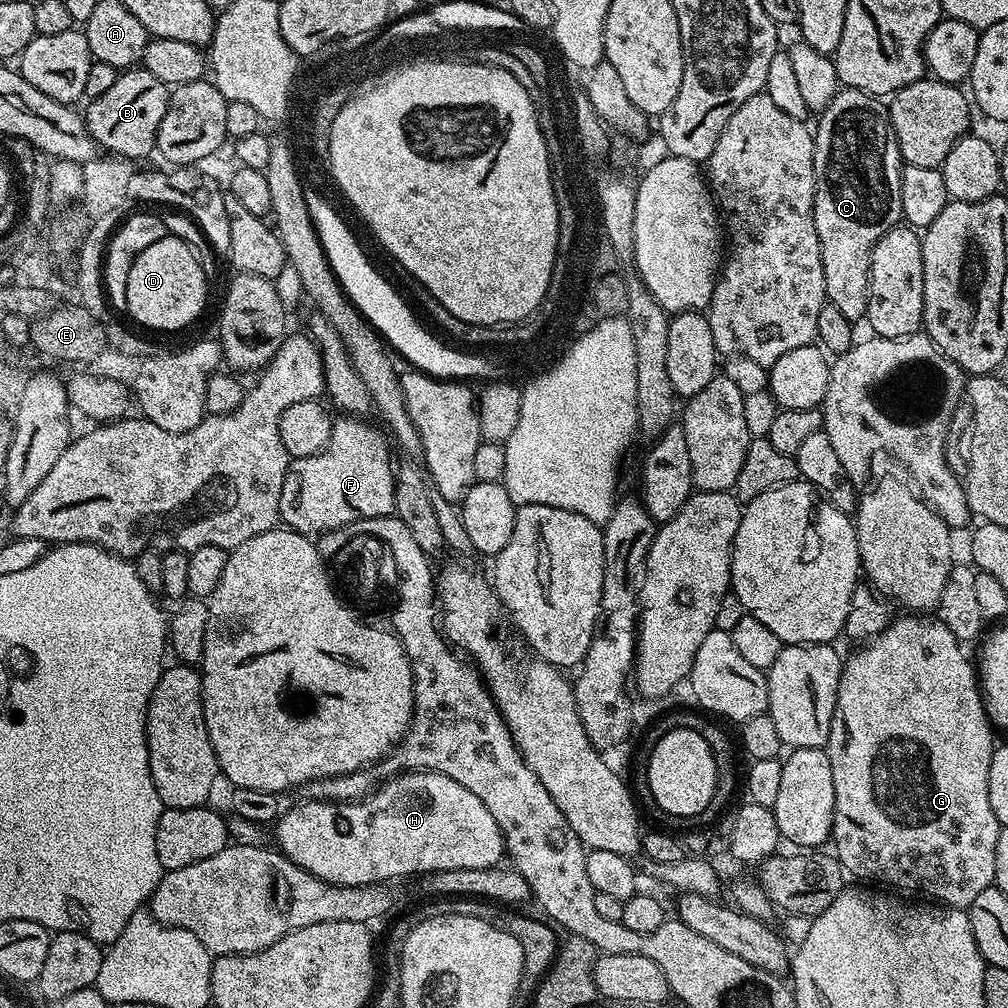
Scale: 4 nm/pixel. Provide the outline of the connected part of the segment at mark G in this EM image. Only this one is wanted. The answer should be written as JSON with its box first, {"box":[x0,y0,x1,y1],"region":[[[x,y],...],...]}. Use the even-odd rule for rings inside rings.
{"box":[826,614,1000,909],"region":[[[904,614],[901,620],[893,619],[888,627],[867,641],[852,657],[842,664],[840,681],[838,682],[838,698],[834,706],[834,718],[830,722],[830,738],[826,751],[830,758],[830,766],[834,770],[834,798],[836,809],[832,819],[831,843],[836,843],[834,855],[840,861],[845,873],[857,876],[857,881],[871,882],[876,886],[887,886],[892,890],[904,892],[921,892],[921,897],[931,898],[941,905],[950,908],[968,909],[982,894],[982,890],[993,887],[996,882],[994,870],[994,850],[998,846],[1000,823],[994,818],[994,810],[990,810],[990,758],[994,741],[992,741],[993,725],[988,722],[988,712],[984,709],[984,697],[978,687],[978,672],[968,661],[963,652],[961,641],[946,630],[946,626],[932,618],[921,618],[916,614]]]}

